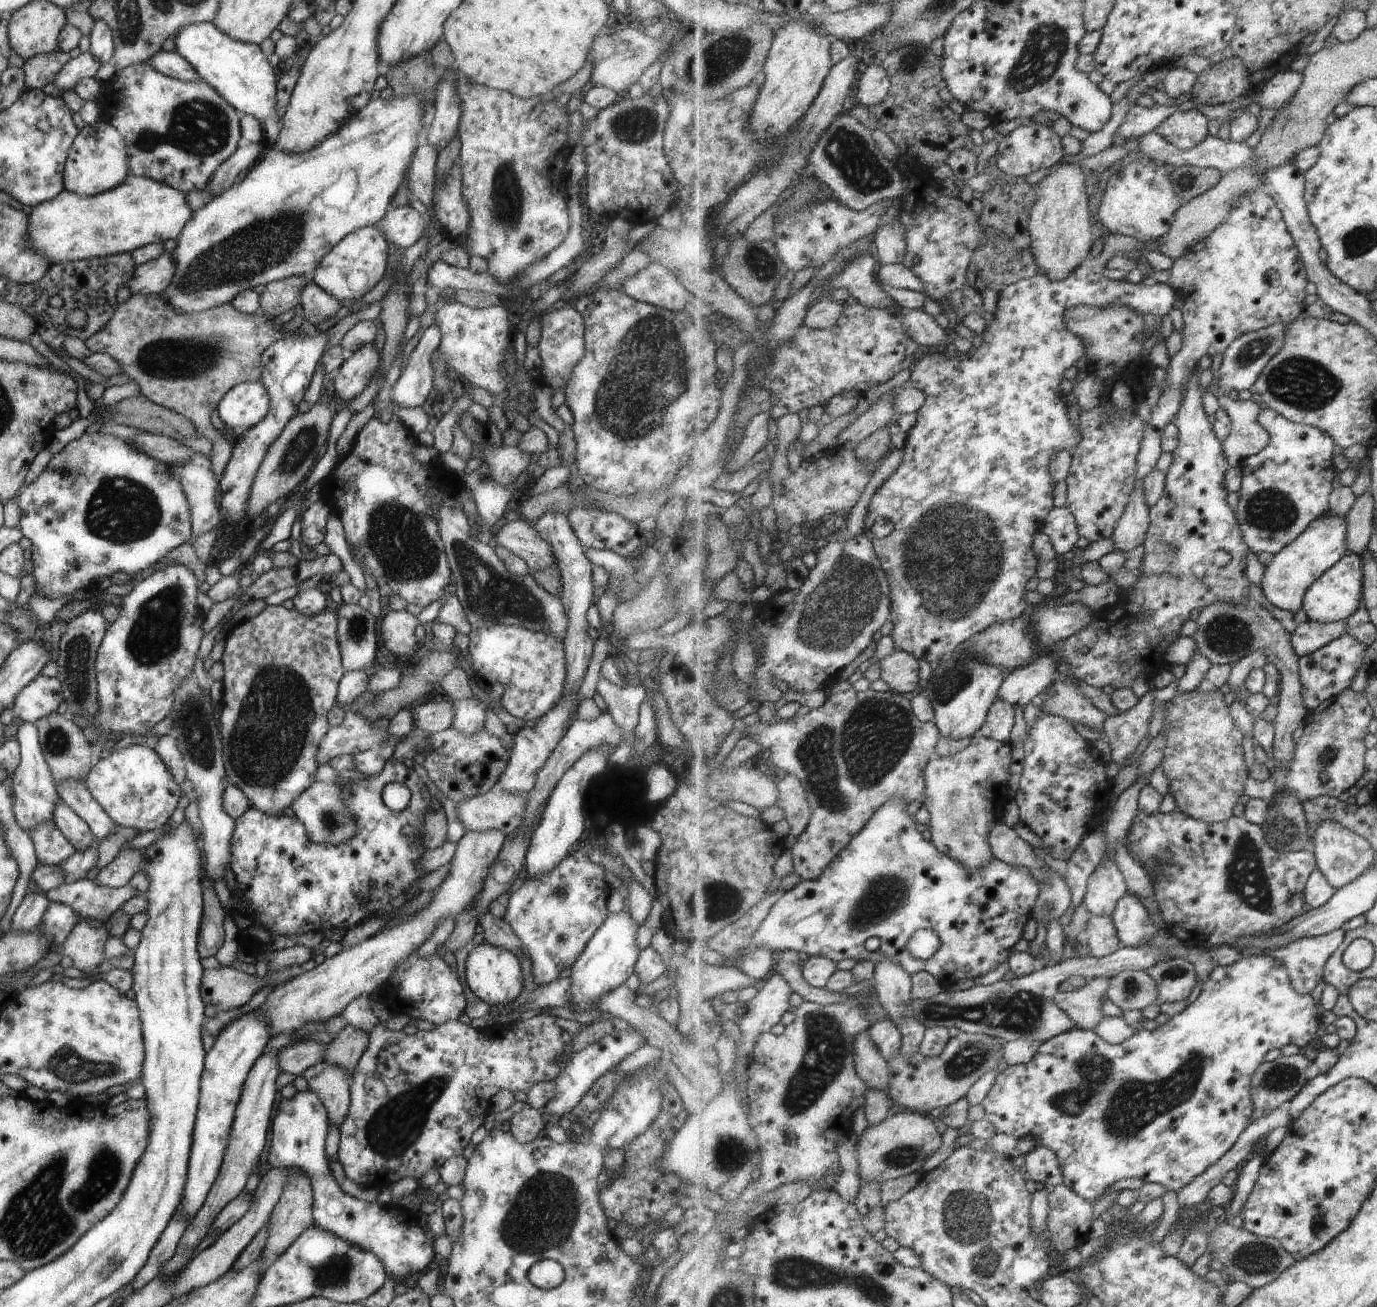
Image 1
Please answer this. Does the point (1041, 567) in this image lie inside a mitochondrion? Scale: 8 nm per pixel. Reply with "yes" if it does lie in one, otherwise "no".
no

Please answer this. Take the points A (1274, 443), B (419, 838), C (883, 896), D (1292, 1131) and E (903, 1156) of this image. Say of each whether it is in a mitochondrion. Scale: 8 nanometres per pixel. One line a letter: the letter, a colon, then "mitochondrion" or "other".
A: other
B: other
C: mitochondrion
D: other
E: mitochondrion

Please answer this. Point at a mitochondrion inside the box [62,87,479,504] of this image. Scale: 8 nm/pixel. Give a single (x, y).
(257, 248)

